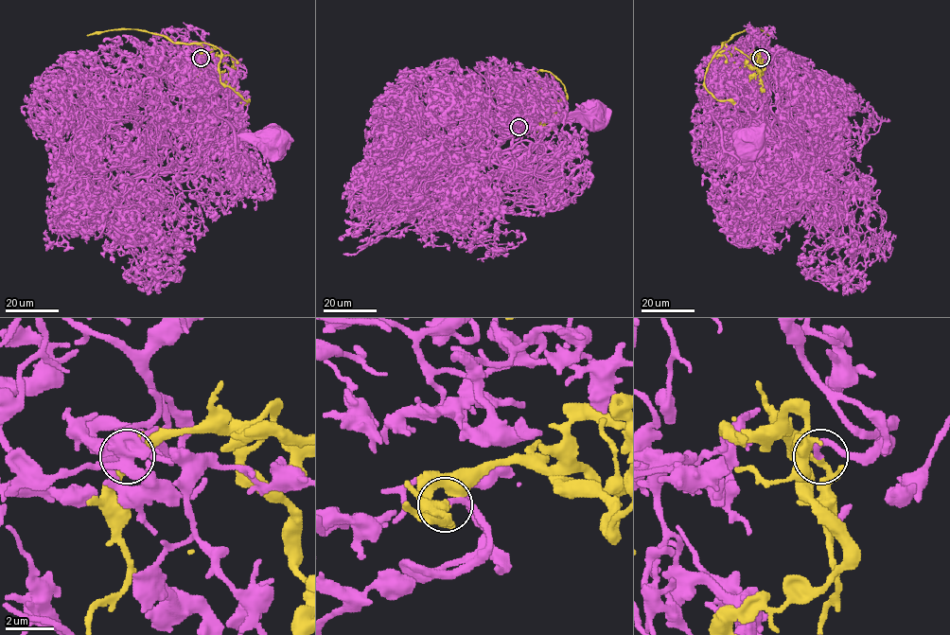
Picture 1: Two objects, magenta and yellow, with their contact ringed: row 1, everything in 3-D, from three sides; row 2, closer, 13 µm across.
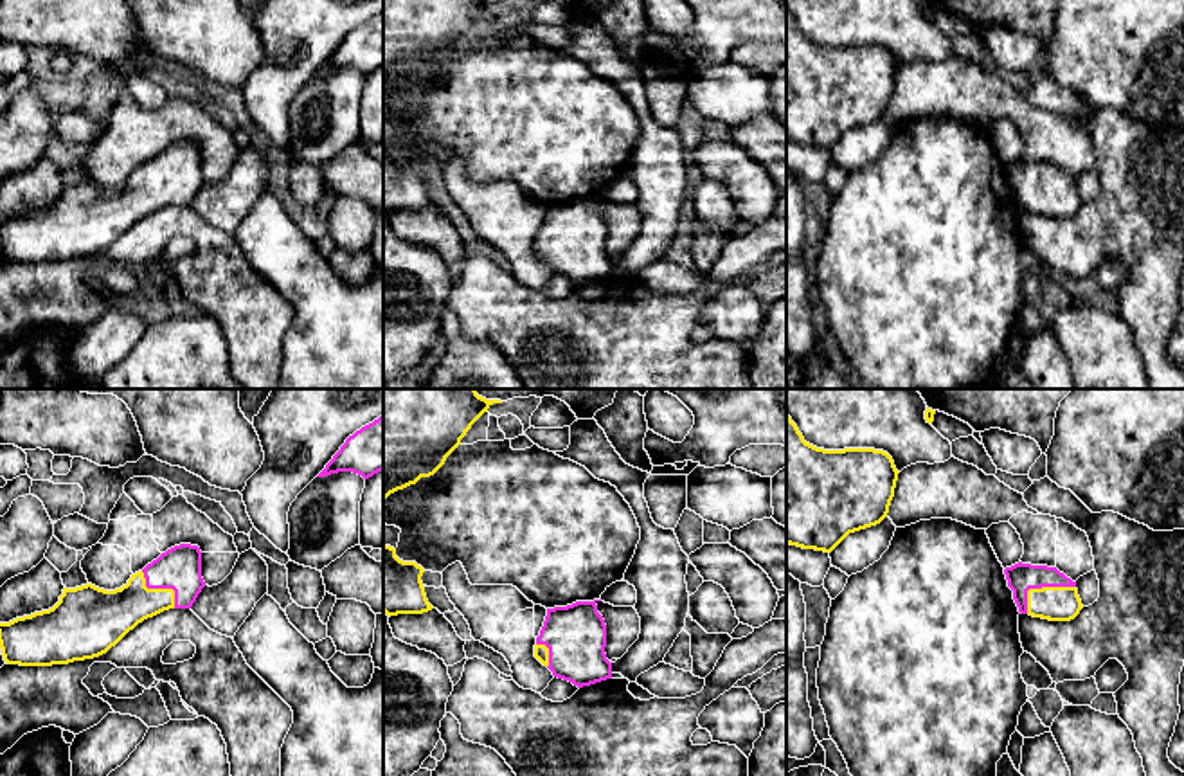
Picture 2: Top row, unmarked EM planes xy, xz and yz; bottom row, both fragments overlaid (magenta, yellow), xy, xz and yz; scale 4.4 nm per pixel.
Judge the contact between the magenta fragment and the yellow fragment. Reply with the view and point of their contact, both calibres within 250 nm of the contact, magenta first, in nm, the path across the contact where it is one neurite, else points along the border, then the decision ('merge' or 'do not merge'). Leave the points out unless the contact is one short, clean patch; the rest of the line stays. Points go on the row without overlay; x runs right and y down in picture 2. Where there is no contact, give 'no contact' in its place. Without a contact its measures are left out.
contact yz (1040, 184); calibres 130 and 160 nm; do not merge

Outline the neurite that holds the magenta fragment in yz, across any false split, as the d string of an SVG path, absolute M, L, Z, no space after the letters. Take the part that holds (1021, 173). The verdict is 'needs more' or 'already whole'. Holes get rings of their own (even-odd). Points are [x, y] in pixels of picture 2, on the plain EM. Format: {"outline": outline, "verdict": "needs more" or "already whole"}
{"outline": "M1015 160L1004 166L1008 184L1013 187L1013 196L1020 211L1027 211L1027 187L1042 184L1076 184L1076 178L1067 175L1056 164Z", "verdict": "already whole"}

